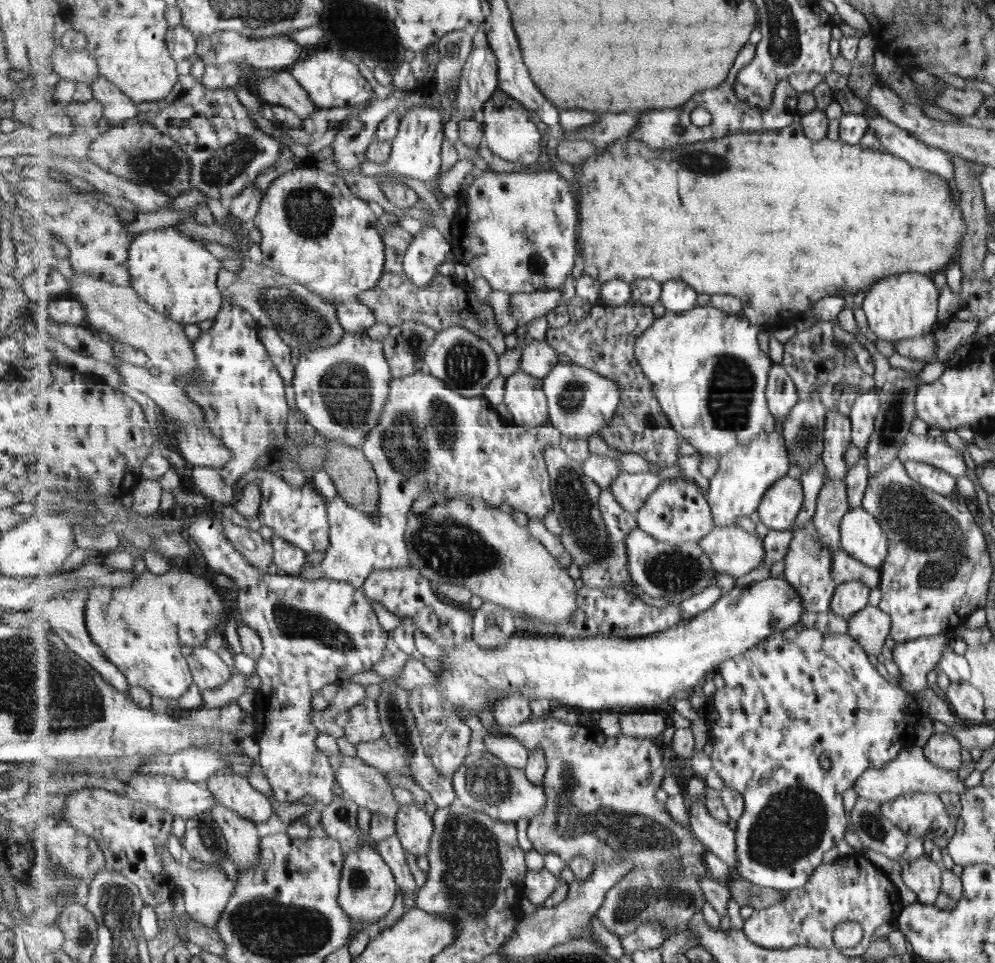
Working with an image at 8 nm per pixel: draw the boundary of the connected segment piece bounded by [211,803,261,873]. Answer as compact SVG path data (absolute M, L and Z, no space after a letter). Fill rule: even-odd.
M219 803L211 810L211 819L223 829L228 842L228 854L237 871L249 870L260 855L260 840L253 822L245 820L231 808Z

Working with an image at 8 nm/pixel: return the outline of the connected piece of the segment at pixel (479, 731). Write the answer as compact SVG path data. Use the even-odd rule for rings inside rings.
M469 714L464 723L481 738L485 751L500 760L503 766L523 769L527 767L530 752L519 740L513 737L489 735L476 715Z

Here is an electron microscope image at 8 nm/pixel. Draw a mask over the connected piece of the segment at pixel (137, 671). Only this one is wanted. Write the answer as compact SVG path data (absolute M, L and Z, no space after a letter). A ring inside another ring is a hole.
M149 571L143 572L139 575L132 585L122 587L95 587L90 589L90 595L86 604L86 625L95 644L98 644L103 651L103 654L113 663L117 668L125 674L130 686L139 686L144 688L149 693L163 697L179 700L194 683L194 676L192 675L186 656L183 656L183 645L190 646L193 649L205 647L205 642L209 638L211 630L219 630L223 635L223 624L227 621L229 603L225 602L219 589L214 585L207 583L202 577L194 576L192 573L181 573L178 575L165 573L164 575L153 575Z

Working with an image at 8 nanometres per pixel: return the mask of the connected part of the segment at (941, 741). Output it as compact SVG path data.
M933 733L922 747L923 754L938 766L949 771L957 771L959 766L959 742L947 734Z

